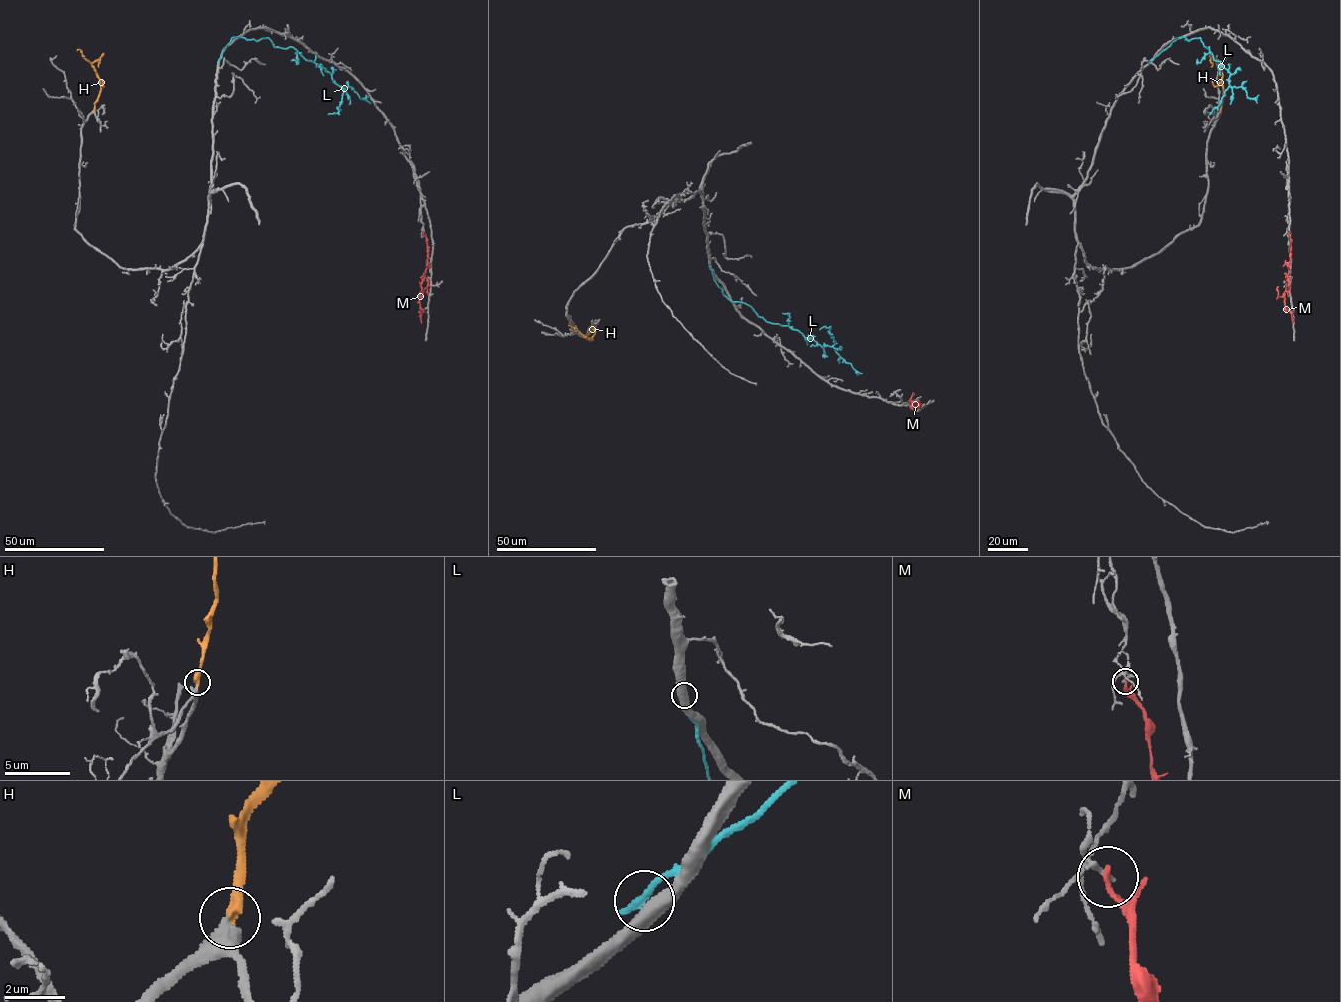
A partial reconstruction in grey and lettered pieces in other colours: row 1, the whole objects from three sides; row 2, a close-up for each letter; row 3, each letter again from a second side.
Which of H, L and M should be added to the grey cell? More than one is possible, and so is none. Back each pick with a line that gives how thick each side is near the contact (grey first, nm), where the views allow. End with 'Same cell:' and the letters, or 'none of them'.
H: 440/380 nm
Same cell: H

